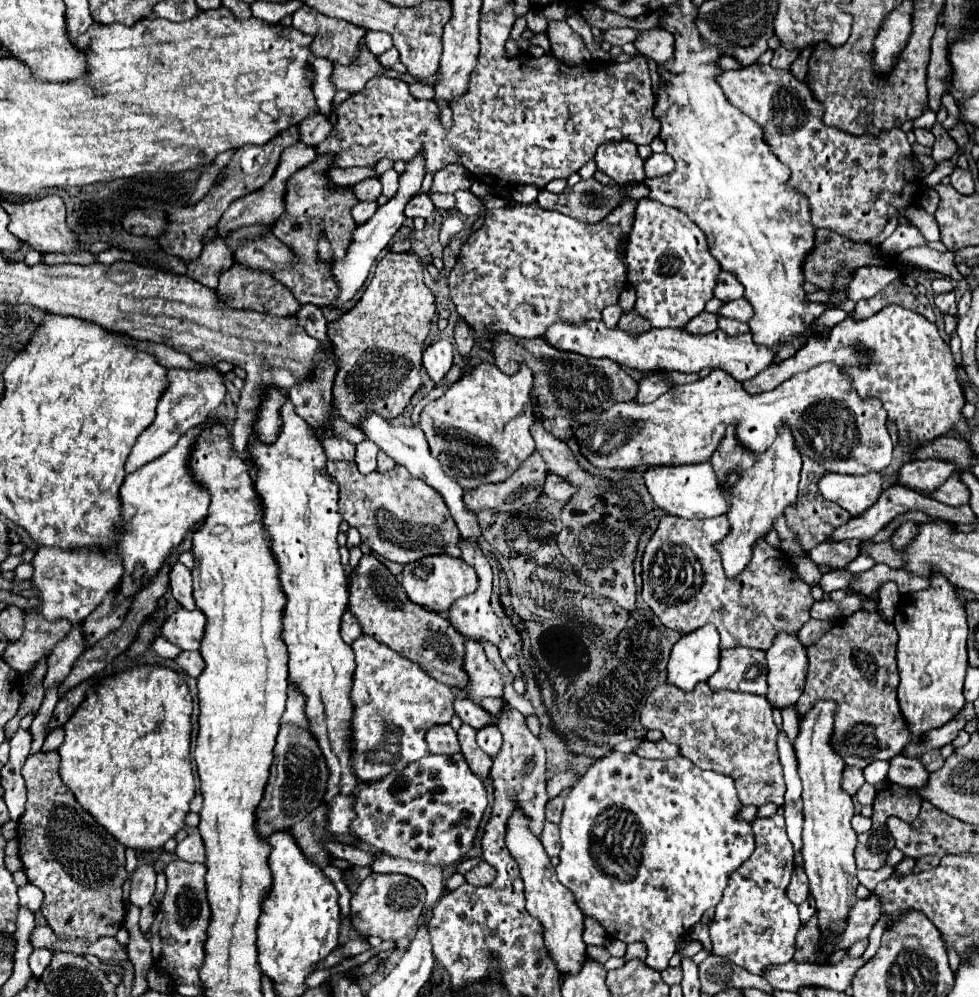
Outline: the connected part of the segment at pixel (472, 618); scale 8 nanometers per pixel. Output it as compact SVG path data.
M460 540L460 550L462 550L462 558L476 570L480 586L476 592L472 592L470 596L464 596L462 600L458 600L452 608L450 608L450 622L452 626L468 640L488 640L492 644L498 644L504 638L504 628L500 618L492 612L490 608L490 592L492 592L492 568L488 564L488 560L484 558L484 554L480 552L480 548L470 548L470 544L462 544Z

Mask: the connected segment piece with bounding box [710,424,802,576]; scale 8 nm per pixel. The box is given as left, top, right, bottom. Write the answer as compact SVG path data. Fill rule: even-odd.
M730 424L730 430L732 434L728 434L720 442L710 462L714 466L718 482L722 484L722 488L726 488L726 496L730 496L730 502L732 502L732 508L726 514L732 530L724 538L724 542L718 544L718 552L722 554L726 574L736 576L750 562L754 540L758 536L766 536L766 532L772 530L774 518L782 516L784 508L794 504L796 494L798 494L802 458L800 458L800 452L796 448L790 428L780 428L778 438L764 452L752 452L744 448L738 442L734 424Z

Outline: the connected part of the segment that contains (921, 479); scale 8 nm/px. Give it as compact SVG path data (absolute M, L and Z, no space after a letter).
M916 460L916 462L906 462L898 470L898 484L918 488L924 492L932 492L938 486L942 486L948 476L956 470L954 460Z

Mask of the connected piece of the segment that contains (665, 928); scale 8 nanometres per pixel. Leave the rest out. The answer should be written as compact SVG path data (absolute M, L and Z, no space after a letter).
M612 752L604 758L600 758L594 766L590 766L584 776L580 776L580 780L572 786L572 790L564 802L564 814L562 814L562 822L560 822L562 852L560 852L560 862L556 866L558 880L574 894L574 900L576 900L578 908L582 910L582 914L588 918L594 918L600 926L604 926L604 930L610 938L622 940L624 944L644 942L648 948L646 964L660 972L668 966L668 960L676 952L676 942L680 940L680 936L688 934L690 928L700 922L702 914L708 908L714 908L718 904L718 900L722 900L722 892L726 888L728 874L738 870L740 864L750 856L750 852L754 852L754 836L750 832L750 824L738 818L740 808L742 808L742 804L738 800L738 792L734 788L734 782L728 776L722 776L712 770L702 770L702 768L690 764L690 760L686 760L684 756L676 756L676 758L668 758L668 760L646 760L646 758L640 758L634 754Z

